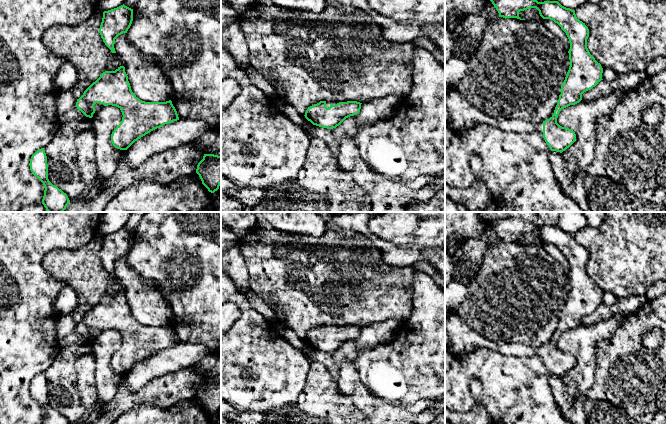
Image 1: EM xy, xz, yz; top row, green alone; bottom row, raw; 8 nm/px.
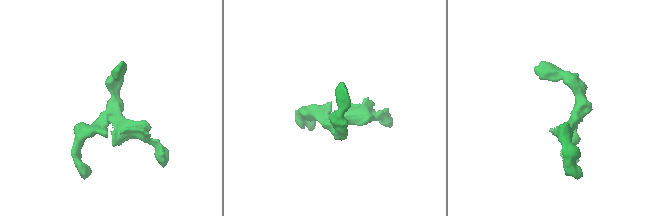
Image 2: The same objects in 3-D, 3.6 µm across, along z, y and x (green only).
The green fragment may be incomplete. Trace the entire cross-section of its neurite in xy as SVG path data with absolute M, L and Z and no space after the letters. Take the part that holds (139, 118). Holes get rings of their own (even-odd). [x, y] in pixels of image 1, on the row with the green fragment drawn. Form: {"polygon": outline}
{"polygon": "M124 66L103 72L76 102L77 109L89 118L108 105L118 107L123 115L111 134L113 146L120 150L127 150L154 129L179 120L171 100L145 102L137 98L131 90Z"}

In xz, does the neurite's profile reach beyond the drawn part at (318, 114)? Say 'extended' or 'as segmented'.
extended

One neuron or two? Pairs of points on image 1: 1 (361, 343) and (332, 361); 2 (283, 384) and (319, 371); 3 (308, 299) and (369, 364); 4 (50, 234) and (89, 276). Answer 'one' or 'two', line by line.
1: one
2: two
3: two
4: two

